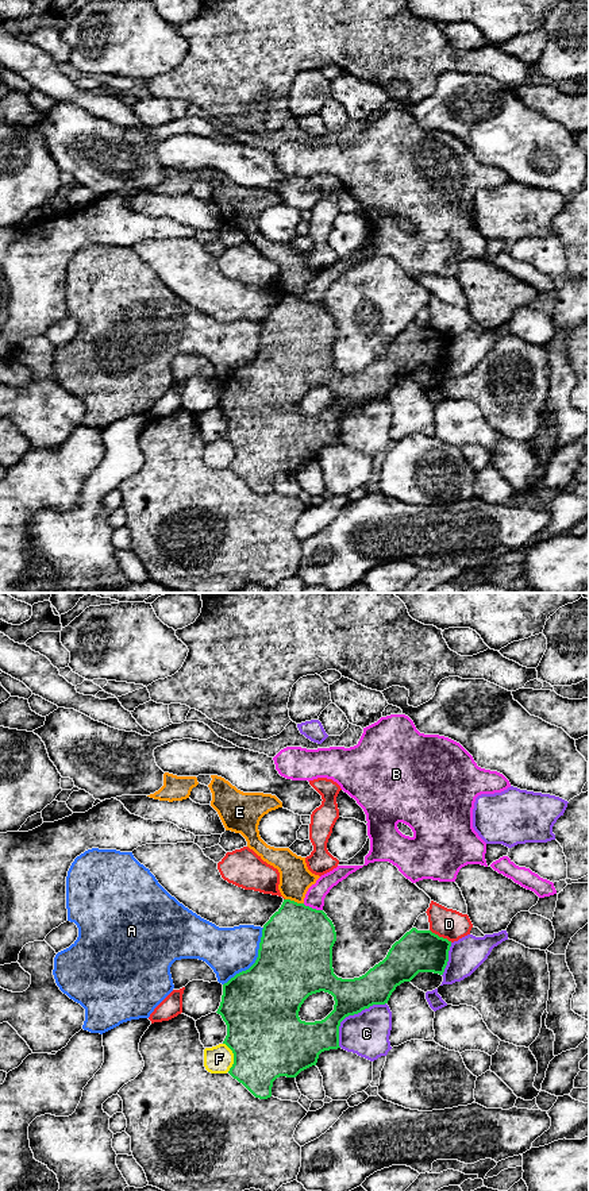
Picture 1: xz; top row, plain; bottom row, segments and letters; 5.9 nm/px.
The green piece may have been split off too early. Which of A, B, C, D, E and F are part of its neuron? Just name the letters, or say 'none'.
none

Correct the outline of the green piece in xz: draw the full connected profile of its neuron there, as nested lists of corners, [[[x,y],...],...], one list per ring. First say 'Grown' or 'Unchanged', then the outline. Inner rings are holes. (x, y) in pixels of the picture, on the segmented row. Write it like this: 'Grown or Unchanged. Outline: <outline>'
Unchanged. Outline: [[[284,899],[281,907],[263,925],[255,963],[223,984],[222,1002],[216,1013],[222,1015],[227,1025],[227,1036],[223,1044],[234,1053],[234,1064],[228,1074],[255,1098],[270,1098],[273,1082],[277,1078],[296,1078],[301,1071],[316,1065],[322,1052],[340,1048],[339,1026],[346,1017],[358,1014],[373,1005],[388,1003],[396,987],[404,982],[411,982],[419,972],[443,975],[451,947],[451,941],[439,937],[431,930],[412,928],[392,945],[386,957],[365,975],[354,979],[342,979],[334,974],[332,968],[332,947],[335,941],[335,926],[323,910]],[[320,991],[334,997],[334,1010],[322,1021],[301,1021],[299,1017],[301,1005],[309,995]]]

